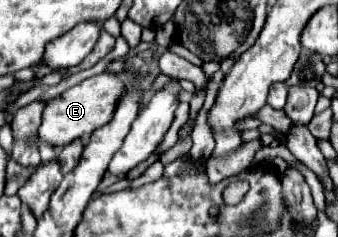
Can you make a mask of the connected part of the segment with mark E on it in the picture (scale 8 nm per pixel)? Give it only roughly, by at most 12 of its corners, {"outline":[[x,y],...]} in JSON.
{"outline":[[103,72],[47,100],[39,142],[63,148],[111,120],[125,84]]}

